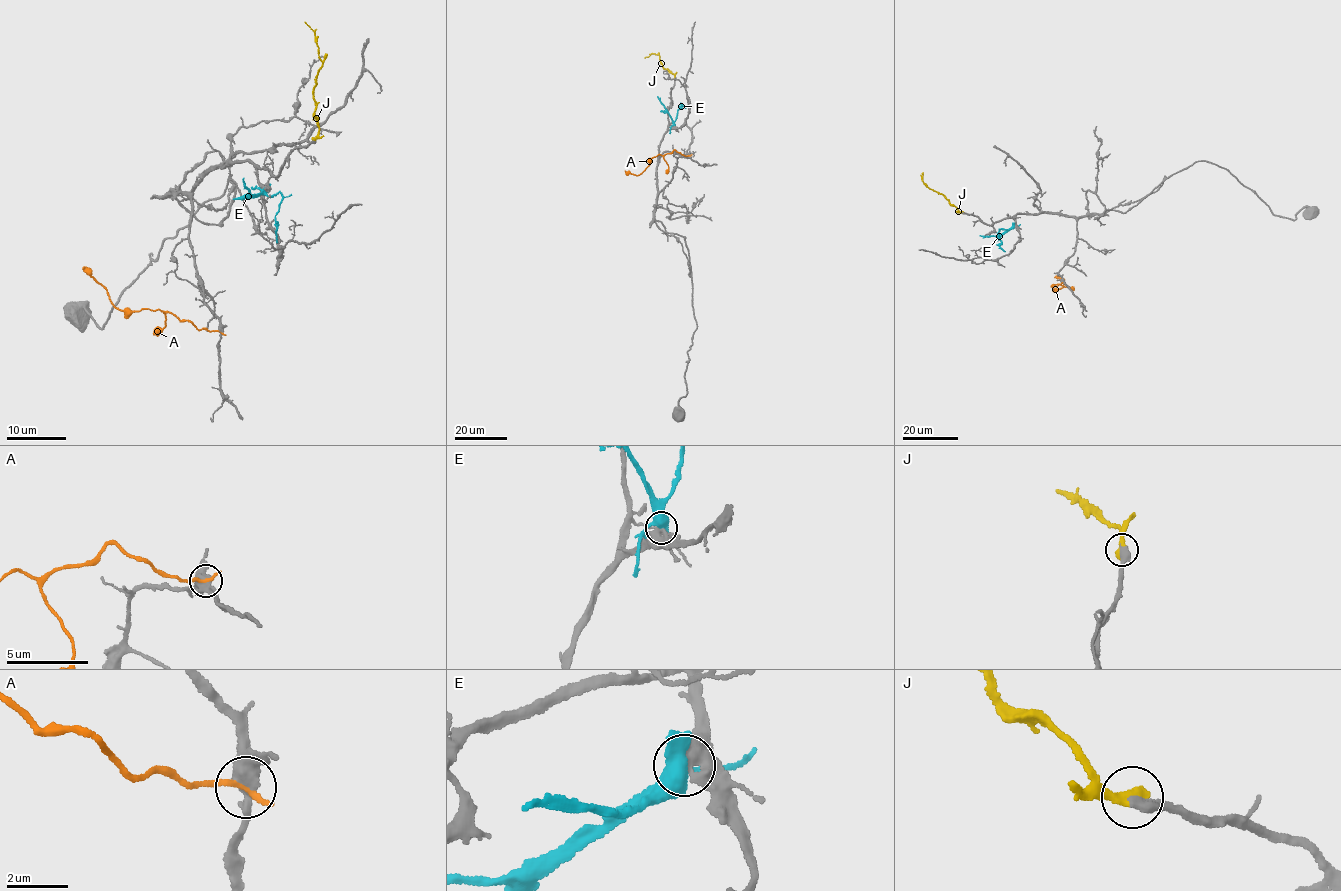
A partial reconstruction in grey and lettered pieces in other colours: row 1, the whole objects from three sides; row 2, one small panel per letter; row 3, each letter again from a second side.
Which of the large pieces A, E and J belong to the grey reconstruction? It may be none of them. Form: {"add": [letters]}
{"add": ["J"]}

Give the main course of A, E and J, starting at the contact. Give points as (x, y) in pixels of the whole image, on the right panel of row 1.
A: (1062, 282), (1056, 287), (1051, 286), (1053, 289), (1060, 289), (1064, 281), (1054, 277)
E: (1014, 226), (998, 233), (1001, 241), (999, 246), (1005, 251)
J: (961, 212), (923, 182), (923, 172)

